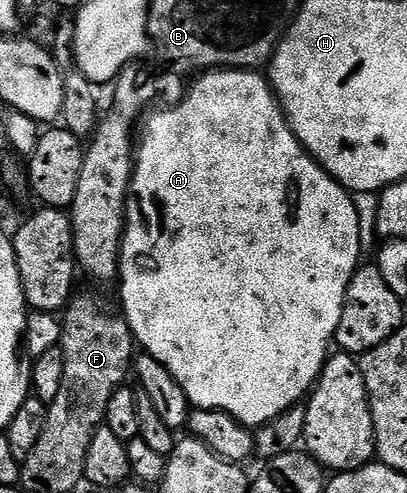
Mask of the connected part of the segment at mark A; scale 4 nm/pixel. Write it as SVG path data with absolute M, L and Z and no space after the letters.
M225 67L203 72L195 80L199 81L187 88L186 96L178 104L151 112L145 118L136 145L130 196L126 199L126 232L122 234L120 254L120 309L134 333L135 342L168 367L176 383L184 387L184 395L188 395L191 406L219 409L247 427L259 427L276 419L282 412L297 406L313 390L331 352L336 327L340 327L344 295L355 269L359 268L358 256L362 253L362 221L354 206L355 198L329 177L296 139L269 80L260 74Z

